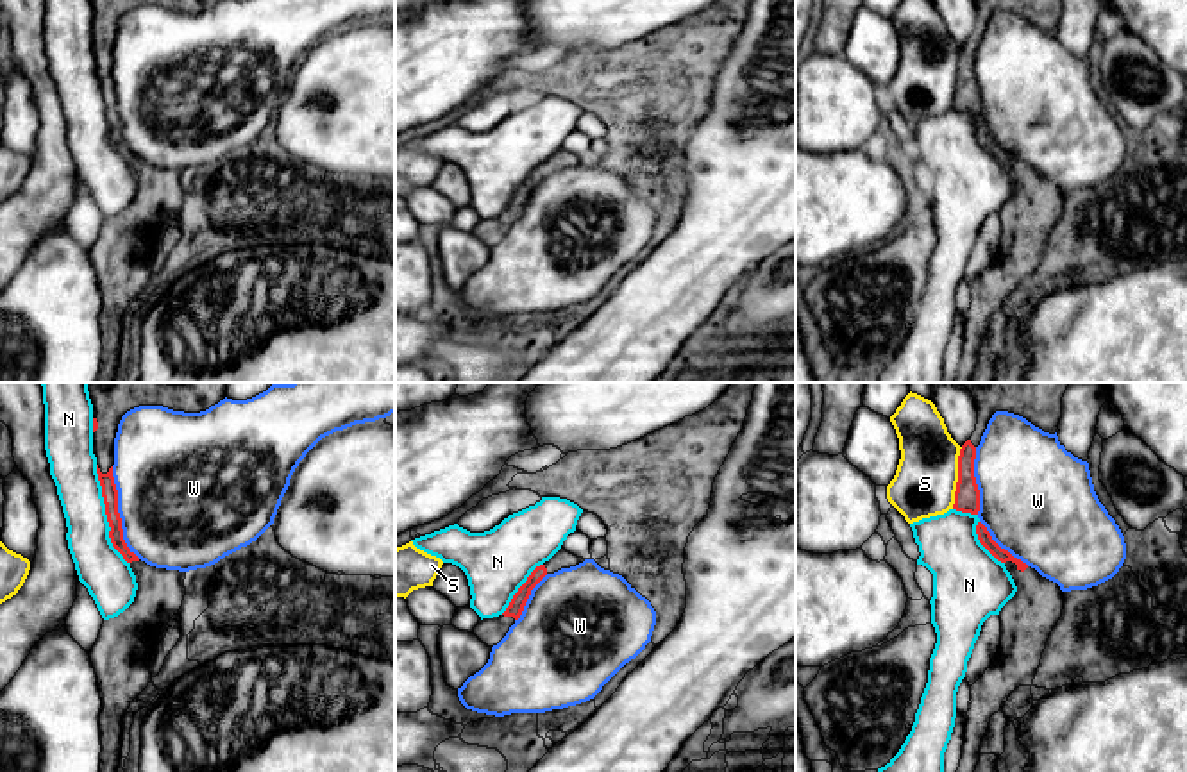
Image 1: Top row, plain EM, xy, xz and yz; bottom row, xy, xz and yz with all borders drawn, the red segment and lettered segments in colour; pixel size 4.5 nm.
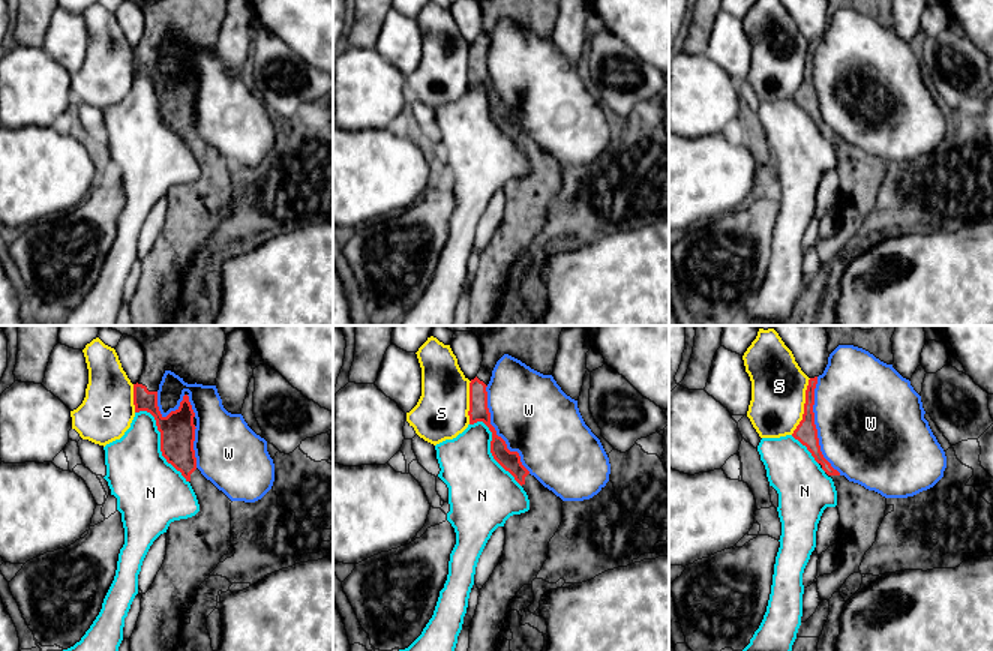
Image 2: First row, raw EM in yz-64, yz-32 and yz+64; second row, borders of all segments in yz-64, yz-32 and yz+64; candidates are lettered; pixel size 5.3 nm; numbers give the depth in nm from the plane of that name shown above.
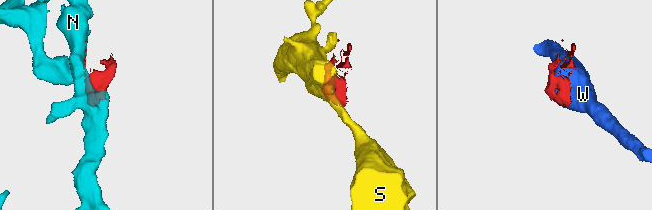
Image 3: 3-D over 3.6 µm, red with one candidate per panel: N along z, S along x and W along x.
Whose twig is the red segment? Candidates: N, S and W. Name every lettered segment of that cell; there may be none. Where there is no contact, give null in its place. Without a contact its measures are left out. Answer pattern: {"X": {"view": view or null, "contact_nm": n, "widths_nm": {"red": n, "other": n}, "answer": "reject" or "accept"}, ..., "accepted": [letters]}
{"N": {"view": "xy", "contact_nm": 480, "widths_nm": {"red": 70, "other": 220}, "answer": "reject"}, "S": {"view": "yz", "contact_nm": 280, "widths_nm": {"red": 110, "other": 280}, "answer": "reject"}, "W": {"view": "xy", "contact_nm": 440, "widths_nm": {"red": 70, "other": 500}, "answer": "reject"}, "accepted": []}

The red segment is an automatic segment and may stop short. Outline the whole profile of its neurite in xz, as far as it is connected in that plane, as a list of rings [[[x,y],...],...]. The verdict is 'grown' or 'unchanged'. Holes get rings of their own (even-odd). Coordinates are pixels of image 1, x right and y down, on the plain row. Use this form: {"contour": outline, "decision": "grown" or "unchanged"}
{"contour": [[[560,148],[549,161],[543,164],[536,166],[527,180],[518,188],[518,191],[513,195],[509,206],[506,211],[499,216],[493,218],[483,218],[479,223],[474,227],[474,234],[486,243],[488,247],[497,245],[509,227],[520,218],[524,206],[531,195],[531,189],[547,175],[554,173],[561,168],[570,168],[579,163],[583,163],[583,157],[577,157],[565,148]]], "decision": "grown"}

